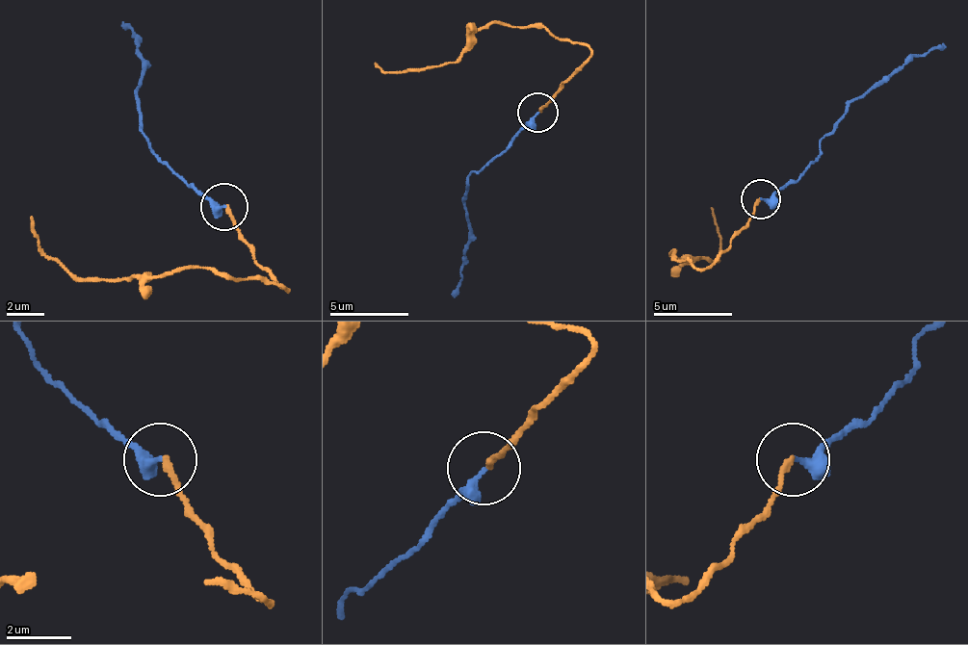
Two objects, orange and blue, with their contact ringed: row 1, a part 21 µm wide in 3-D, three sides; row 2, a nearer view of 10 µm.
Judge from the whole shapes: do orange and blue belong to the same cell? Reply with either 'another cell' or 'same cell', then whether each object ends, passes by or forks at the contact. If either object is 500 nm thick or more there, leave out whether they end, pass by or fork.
same cell | orange ends | blue passes by

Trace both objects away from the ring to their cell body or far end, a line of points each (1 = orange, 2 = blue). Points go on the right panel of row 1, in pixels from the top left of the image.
1: (761, 198), (745, 225), (697, 270), (674, 257), (674, 249), (670, 253), (718, 257), (721, 238), (710, 206)
2: (761, 198), (785, 190), (856, 99), (916, 56), (948, 47)

